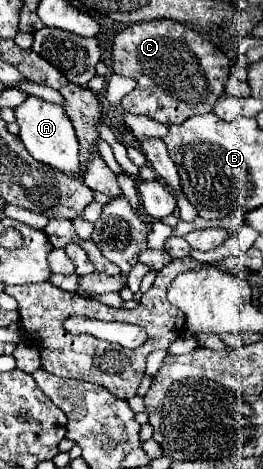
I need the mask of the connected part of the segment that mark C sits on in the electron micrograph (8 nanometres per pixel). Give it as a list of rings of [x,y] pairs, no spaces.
[[[163,19],[135,23],[117,33],[111,45],[111,71],[137,81],[137,87],[121,101],[125,111],[171,125],[213,111],[215,101],[225,93],[231,63],[193,27]]]

